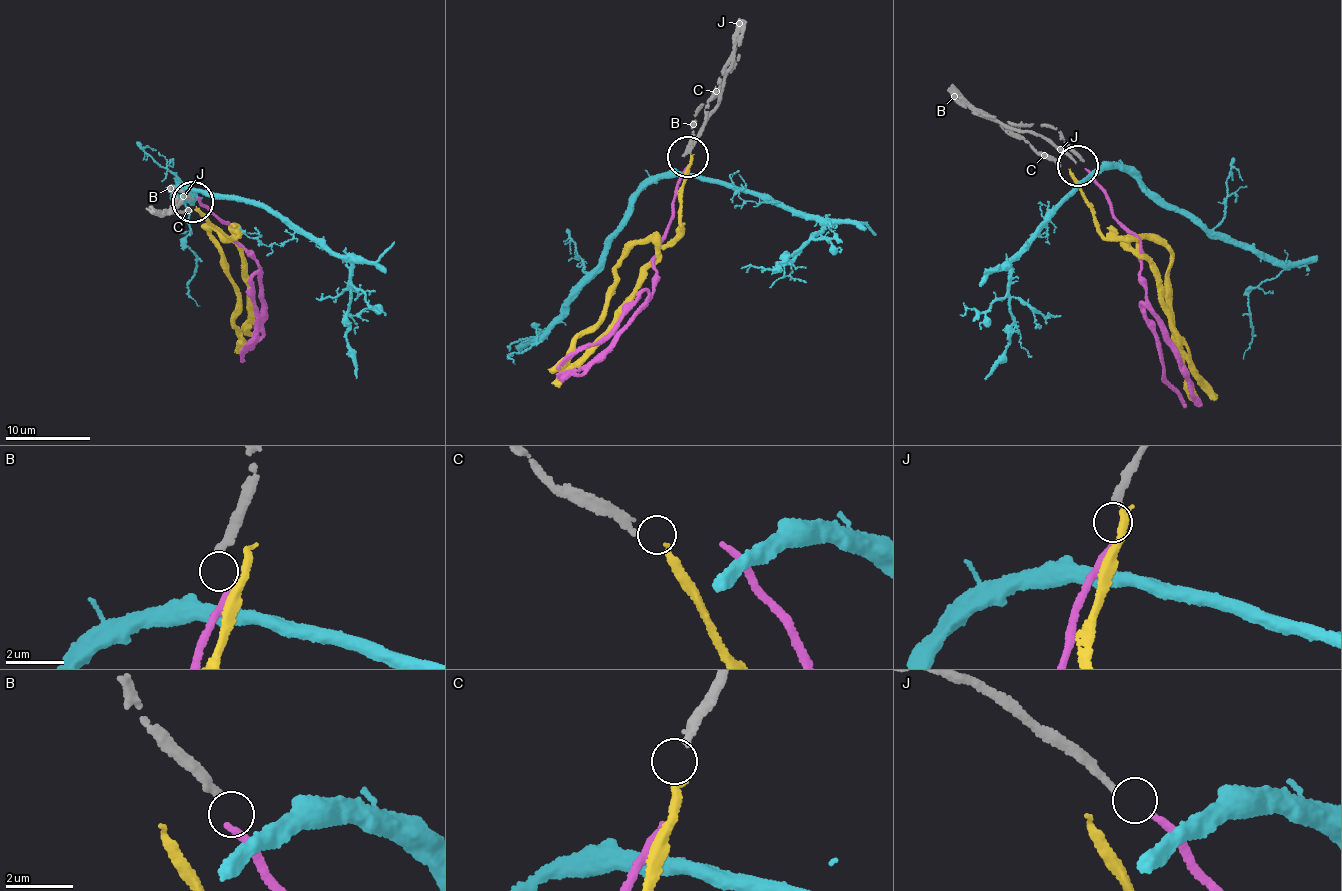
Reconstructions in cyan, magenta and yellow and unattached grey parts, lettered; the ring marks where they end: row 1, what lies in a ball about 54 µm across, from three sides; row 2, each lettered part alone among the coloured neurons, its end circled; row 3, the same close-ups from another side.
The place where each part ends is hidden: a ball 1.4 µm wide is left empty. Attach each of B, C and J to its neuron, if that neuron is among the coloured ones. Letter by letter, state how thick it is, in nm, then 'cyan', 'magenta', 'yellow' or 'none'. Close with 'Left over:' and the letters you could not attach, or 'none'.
B: calibre 240 nm; none
C: calibre 240 nm; yellow
J: calibre 200 nm; magenta
Left over: B

